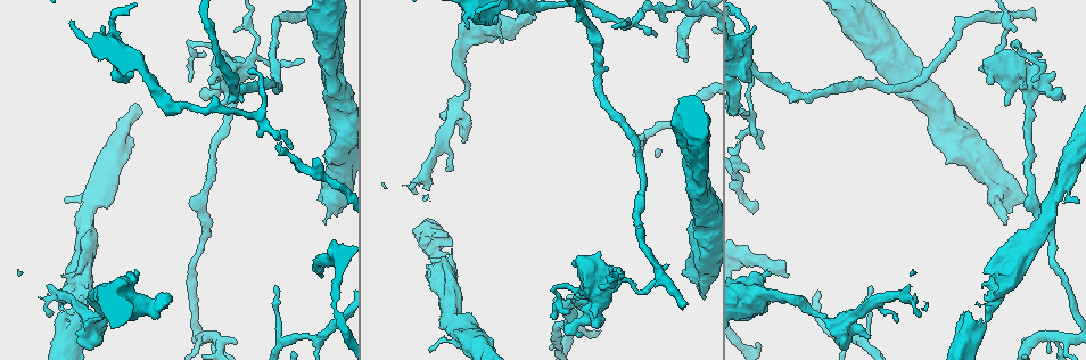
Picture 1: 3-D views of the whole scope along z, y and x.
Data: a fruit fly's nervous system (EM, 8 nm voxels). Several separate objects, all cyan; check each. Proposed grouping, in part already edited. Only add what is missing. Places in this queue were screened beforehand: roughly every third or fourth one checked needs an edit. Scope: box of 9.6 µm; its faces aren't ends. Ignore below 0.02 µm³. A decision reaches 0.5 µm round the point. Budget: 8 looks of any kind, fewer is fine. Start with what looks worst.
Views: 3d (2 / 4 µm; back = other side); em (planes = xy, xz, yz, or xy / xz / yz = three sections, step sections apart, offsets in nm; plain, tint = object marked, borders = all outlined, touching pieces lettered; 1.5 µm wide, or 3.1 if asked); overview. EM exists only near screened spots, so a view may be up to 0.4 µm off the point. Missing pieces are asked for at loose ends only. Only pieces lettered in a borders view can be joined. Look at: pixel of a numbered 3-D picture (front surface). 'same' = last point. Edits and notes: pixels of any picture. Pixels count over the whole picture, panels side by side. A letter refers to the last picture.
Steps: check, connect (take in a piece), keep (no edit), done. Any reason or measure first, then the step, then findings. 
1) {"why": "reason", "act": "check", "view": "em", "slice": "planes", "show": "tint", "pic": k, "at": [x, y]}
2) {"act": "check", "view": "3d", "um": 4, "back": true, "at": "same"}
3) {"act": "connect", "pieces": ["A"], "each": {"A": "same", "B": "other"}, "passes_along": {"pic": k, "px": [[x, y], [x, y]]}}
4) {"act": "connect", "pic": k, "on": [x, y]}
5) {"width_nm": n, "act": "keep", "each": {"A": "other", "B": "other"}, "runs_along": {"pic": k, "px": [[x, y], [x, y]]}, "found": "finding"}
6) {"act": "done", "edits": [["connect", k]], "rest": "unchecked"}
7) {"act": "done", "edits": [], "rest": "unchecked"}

{"why": "an open end", "act": "check", "view": "3d", "um": 2, "pic": 1, "at": [322, 277]}

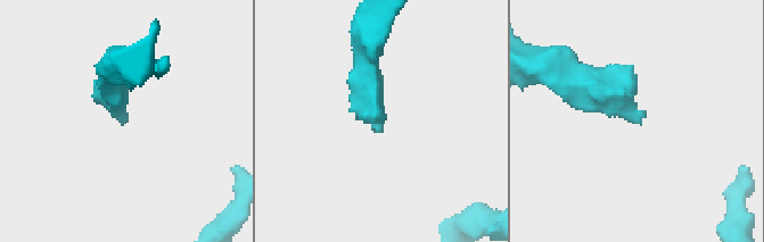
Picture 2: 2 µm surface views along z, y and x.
{"why": "need the tissue", "act": "check", "view": "em", "slice": "xz", "step": 4, "show": "tint", "pic": 2, "at": [641, 125]}

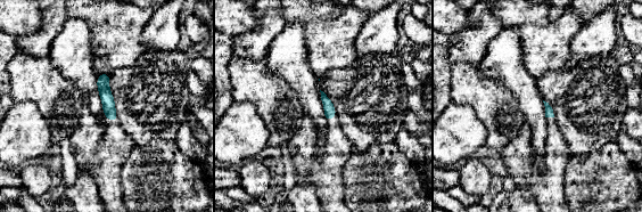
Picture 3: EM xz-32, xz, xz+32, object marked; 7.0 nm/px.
{"act": "check", "view": "em", "slice": "planes", "show": "borders", "at": "same"}

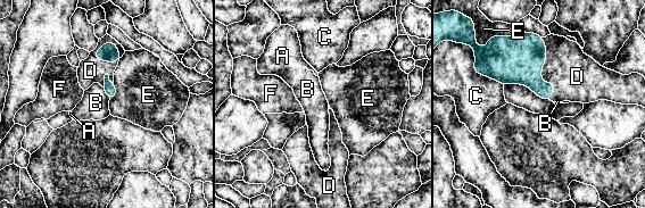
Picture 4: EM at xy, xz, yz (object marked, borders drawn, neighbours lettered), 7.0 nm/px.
{"act": "connect", "pieces": ["D"], "each": {"A": "other", "B": "other", "C": "other", "D": "same", "E": "other", "F": "other"}, "passes_along": {"pic": 4, "px": [[509, 60], [540, 74], [576, 75]]}, "found": "it goes on there"}

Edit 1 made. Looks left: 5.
{"act": "check", "view": "overview"}

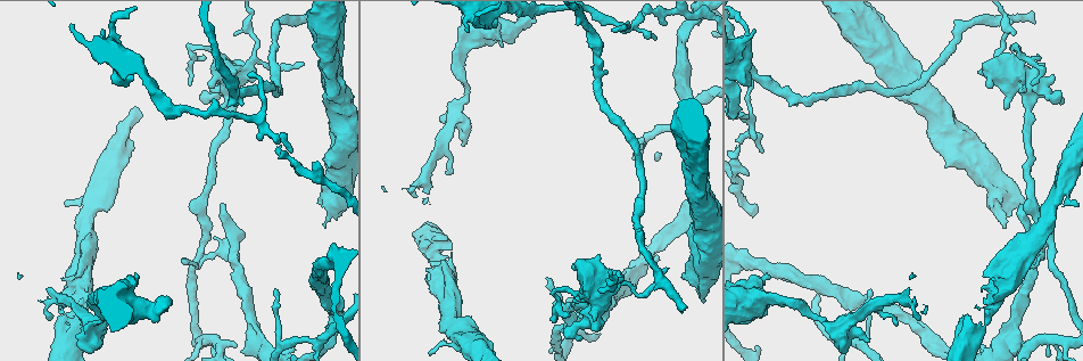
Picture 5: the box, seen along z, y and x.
{"act": "check", "view": "3d", "um": 4, "pic": 5, "at": [690, 224]}

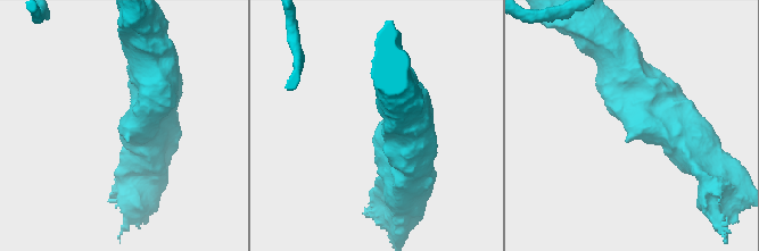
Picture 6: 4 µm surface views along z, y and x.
{"act": "check", "view": "em", "um": 3.1, "slice": "xz", "step": 16, "show": "borders", "pic": 6, "at": [628, 139]}

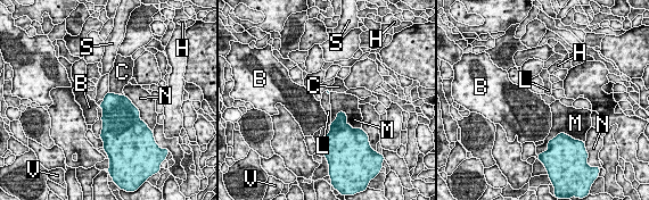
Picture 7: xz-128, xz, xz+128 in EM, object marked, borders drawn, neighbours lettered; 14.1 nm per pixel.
{"act": "keep", "each": {"B": "other", "C": "other", "H": "other", "L": "other", "M": "other", "N": "other", "S": "other", "V": "other"}, "border": {"pic": 7, "px": [[109, 91], [118, 94]]}, "found": "no lettered piece goes on from it"}

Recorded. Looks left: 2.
{"act": "check", "view": "em", "slice": "xz", "step": 8, "show": "plain", "pic": 5, "at": [462, 146]}

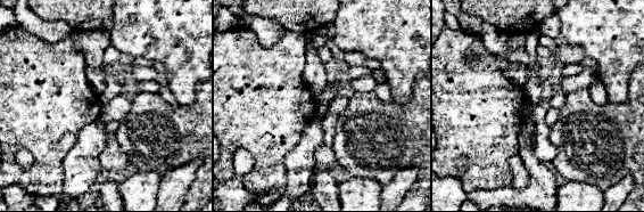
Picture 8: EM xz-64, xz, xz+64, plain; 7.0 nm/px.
{"act": "check", "view": "em", "slice": "xz", "step": 8, "show": "borders", "at": "same"}

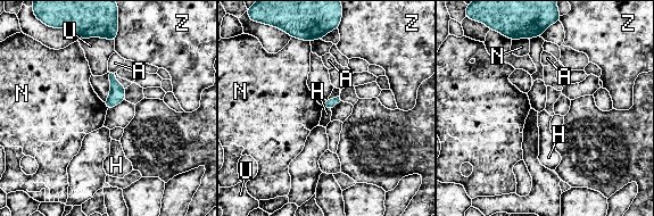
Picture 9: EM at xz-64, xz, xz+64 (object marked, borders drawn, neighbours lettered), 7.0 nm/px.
{"act": "keep", "each": {"A": "other", "H": "other", "N": "other", "U": "other", "Z": "other"}, "border": {"pic": 9, "px": [[323, 107], [330, 110]]}, "found": "no lettered piece goes on from it"}

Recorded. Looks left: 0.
{"act": "done", "edits": [["connect", 4]], "rest": "unchecked"}

